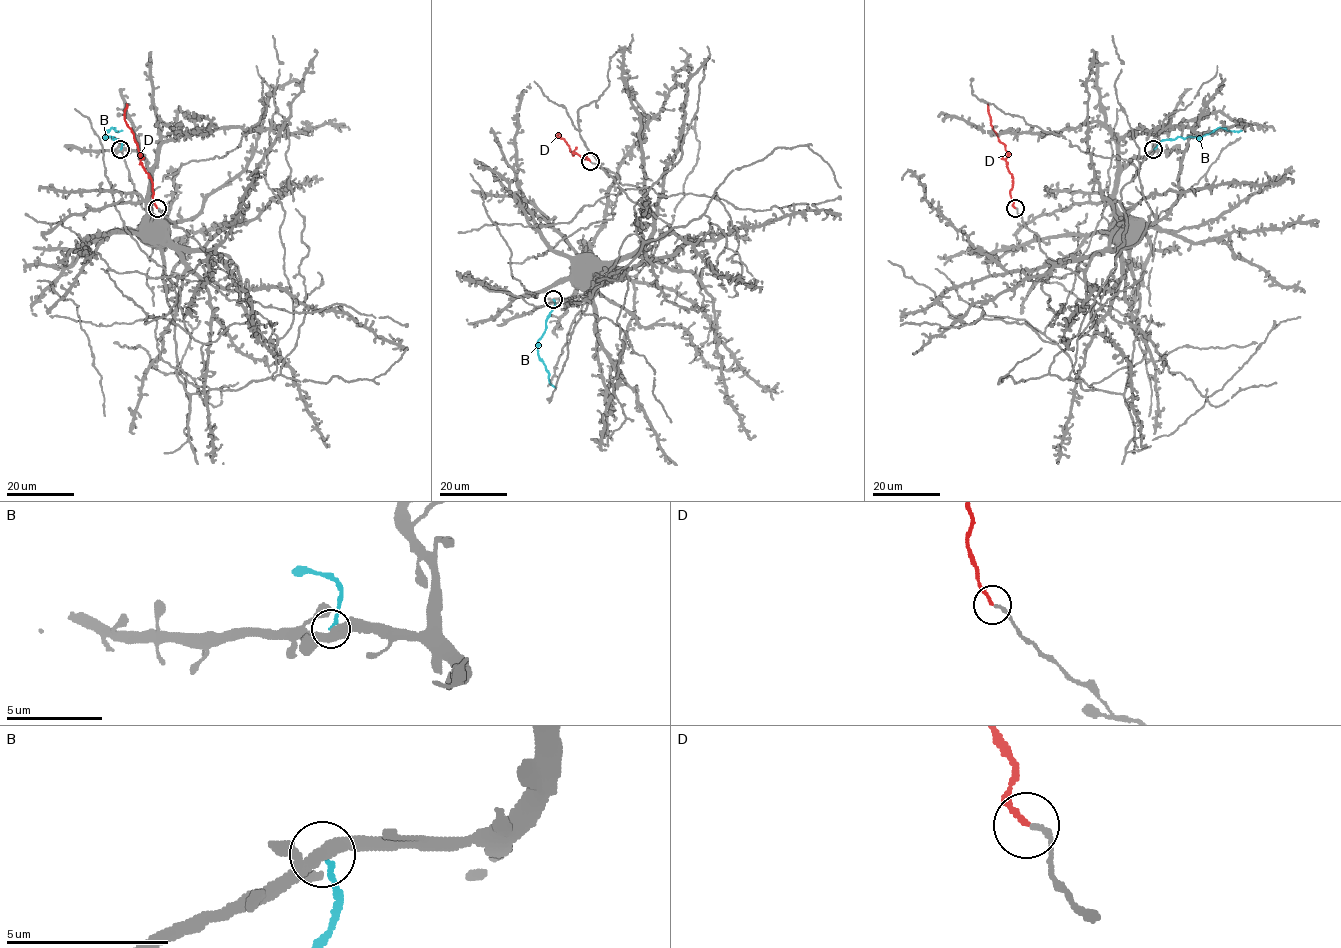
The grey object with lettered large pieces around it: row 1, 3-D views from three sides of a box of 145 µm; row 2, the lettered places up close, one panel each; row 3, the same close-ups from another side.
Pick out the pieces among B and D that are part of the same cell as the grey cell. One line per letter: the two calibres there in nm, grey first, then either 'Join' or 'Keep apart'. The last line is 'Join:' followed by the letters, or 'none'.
B: Thickness 360 nm (grey) against 150 nm. Keep apart
D: Thickness 140 nm (grey) against 150 nm. Join
Join: D

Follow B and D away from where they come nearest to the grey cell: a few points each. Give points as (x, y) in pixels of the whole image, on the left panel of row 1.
B: (120, 149), (120, 140), (104, 136), (111, 128), (122, 130)
D: (157, 207), (151, 178), (141, 161), (138, 146), (126, 123), (124, 114), (126, 104)

